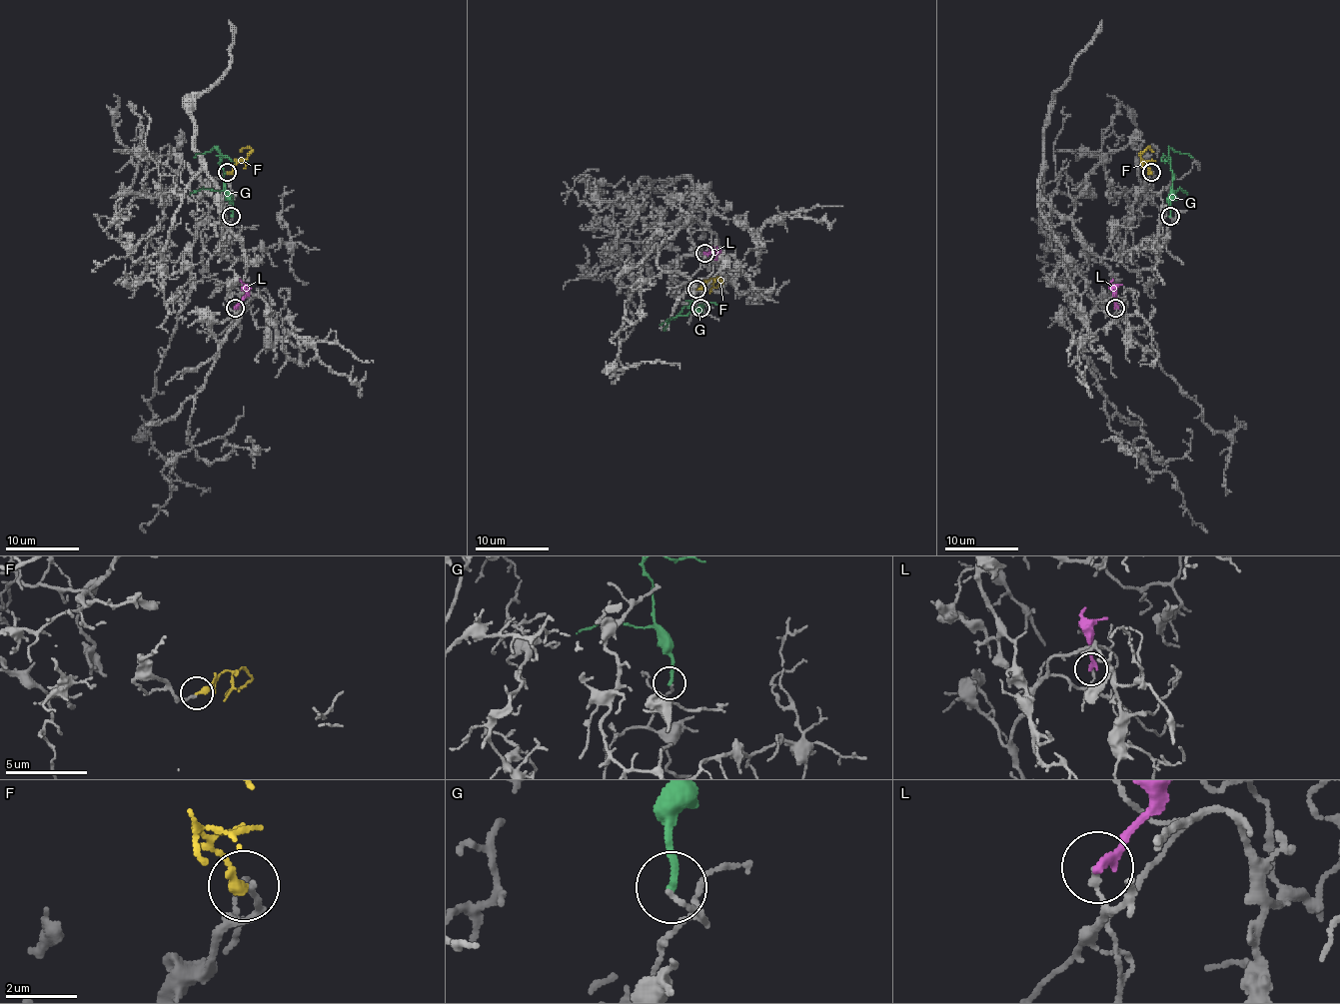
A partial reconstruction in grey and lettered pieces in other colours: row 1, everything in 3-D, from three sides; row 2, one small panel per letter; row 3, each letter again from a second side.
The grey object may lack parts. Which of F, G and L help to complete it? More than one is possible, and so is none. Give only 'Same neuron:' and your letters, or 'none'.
Same neuron: F

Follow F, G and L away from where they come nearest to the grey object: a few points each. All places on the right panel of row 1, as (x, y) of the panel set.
F: (1151, 172), (1140, 157), (1148, 148), (1153, 152)
G: (1170, 216), (1172, 170), (1168, 150), (1172, 148), (1192, 157)
L: (1114, 307), (1113, 279)

